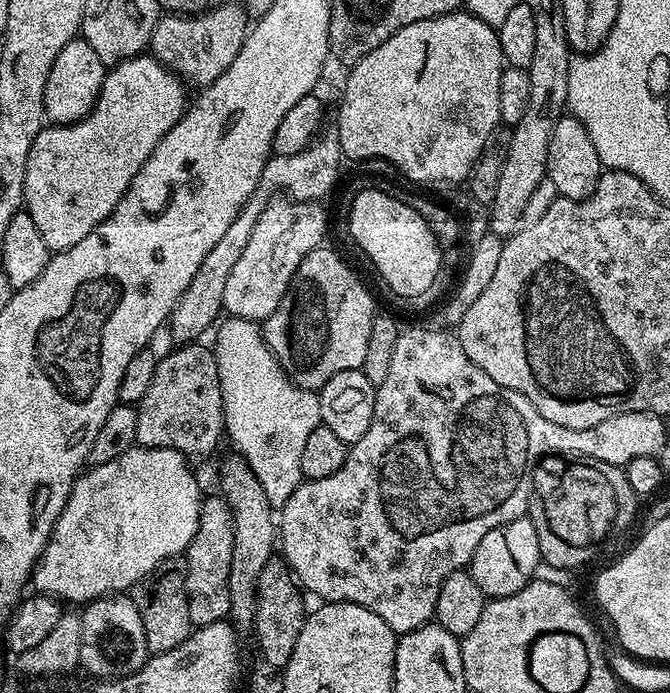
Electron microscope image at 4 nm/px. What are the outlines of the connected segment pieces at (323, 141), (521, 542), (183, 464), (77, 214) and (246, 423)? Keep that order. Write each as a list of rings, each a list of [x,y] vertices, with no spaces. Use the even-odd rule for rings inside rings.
[[[317,135],[316,139],[298,154],[273,155],[269,159],[268,165],[262,170],[262,178],[254,194],[250,194],[246,206],[230,224],[230,230],[226,230],[226,234],[222,234],[222,239],[214,246],[214,250],[206,254],[202,266],[198,266],[198,274],[194,274],[194,282],[190,282],[182,298],[178,298],[171,316],[166,321],[167,331],[172,331],[177,345],[199,341],[200,335],[221,319],[224,312],[226,278],[230,278],[230,270],[234,270],[238,258],[242,258],[242,250],[246,250],[246,242],[250,242],[250,234],[254,231],[254,222],[262,218],[269,200],[283,194],[296,202],[317,202],[316,200],[322,199],[335,186],[336,179],[340,176],[340,160],[342,161],[340,141],[335,135],[324,135]]]
[[[521,518],[490,530],[490,534],[478,542],[478,550],[470,561],[470,571],[485,597],[495,598],[509,596],[525,588],[534,579],[540,563],[540,547],[534,522],[530,518]]]
[[[134,446],[126,450],[126,454],[118,454],[114,462],[81,471],[54,526],[52,537],[32,569],[31,587],[45,596],[55,596],[64,602],[73,600],[77,606],[83,606],[99,596],[131,589],[166,558],[187,553],[200,525],[202,503],[200,484],[192,468],[190,461],[178,450]]]
[[[132,56],[107,69],[104,88],[88,115],[75,120],[73,124],[45,126],[38,138],[34,138],[30,158],[26,158],[24,208],[30,218],[34,218],[34,226],[38,226],[38,234],[42,234],[42,242],[46,242],[48,249],[58,253],[70,246],[78,246],[86,234],[111,216],[130,182],[134,182],[138,170],[142,170],[146,158],[150,158],[154,146],[158,146],[161,138],[183,118],[186,111],[184,91],[184,81],[155,56]]]
[[[228,318],[215,329],[217,340],[214,351],[216,365],[220,371],[224,427],[227,439],[232,439],[233,446],[240,451],[237,453],[248,463],[258,482],[262,482],[262,490],[266,490],[268,501],[274,506],[282,506],[302,482],[300,471],[306,442],[310,434],[314,434],[314,430],[321,427],[320,398],[315,391],[311,392],[308,388],[299,388],[298,385],[292,384],[291,378],[284,373],[284,368],[280,365],[283,363],[268,347],[265,333],[260,333],[256,328],[259,327],[253,321]]]

